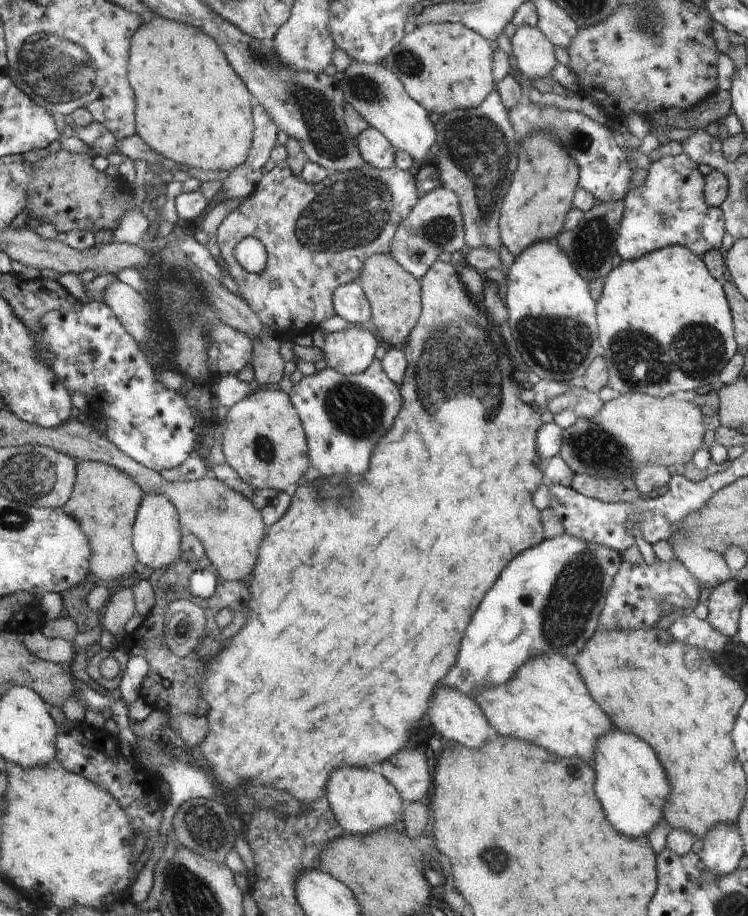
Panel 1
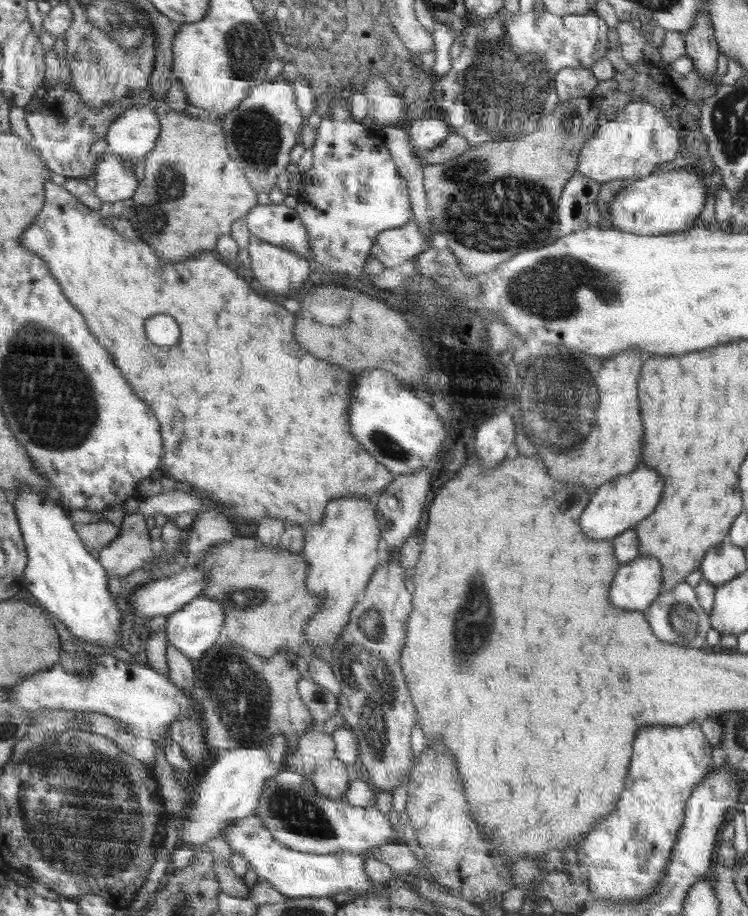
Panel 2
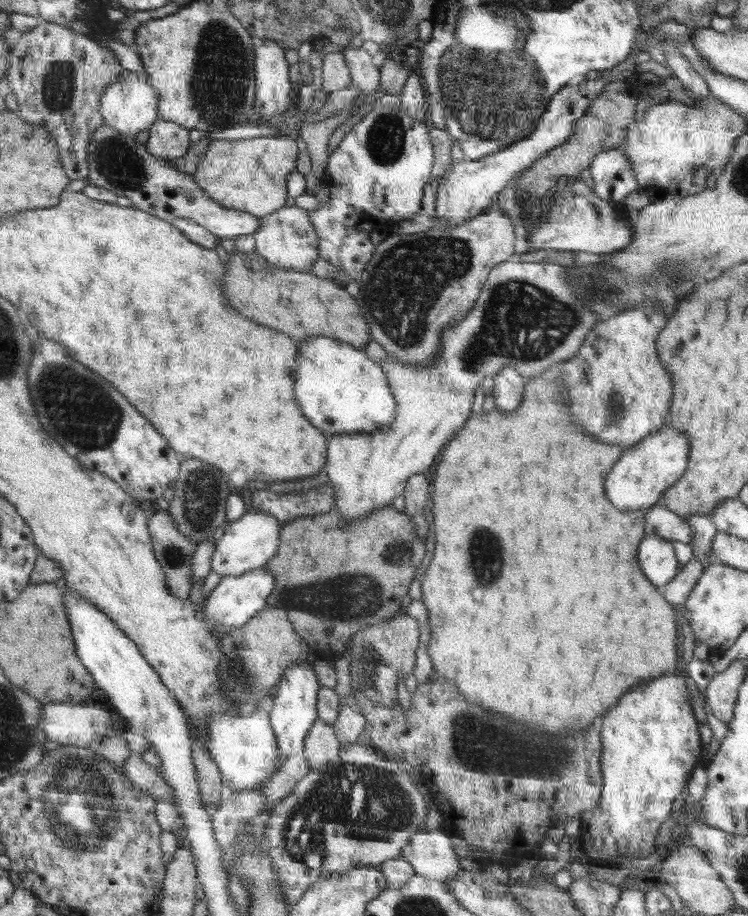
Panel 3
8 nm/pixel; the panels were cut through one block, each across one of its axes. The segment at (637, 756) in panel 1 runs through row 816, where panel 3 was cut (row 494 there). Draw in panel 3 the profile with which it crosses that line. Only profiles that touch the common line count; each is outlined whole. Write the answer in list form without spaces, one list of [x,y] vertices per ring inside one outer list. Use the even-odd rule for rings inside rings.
[[[670,422],[662,426],[656,434],[642,438],[642,442],[630,447],[614,466],[610,482],[606,482],[606,494],[614,498],[614,506],[620,510],[649,509],[657,505],[666,490],[684,474],[688,467],[688,436],[676,428],[670,428]]]

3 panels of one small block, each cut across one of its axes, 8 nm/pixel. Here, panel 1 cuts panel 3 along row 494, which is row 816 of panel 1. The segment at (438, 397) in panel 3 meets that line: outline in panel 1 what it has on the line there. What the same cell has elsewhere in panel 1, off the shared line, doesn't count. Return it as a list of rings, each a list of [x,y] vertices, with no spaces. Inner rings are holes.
[[[346,767],[334,770],[326,787],[326,796],[338,824],[348,834],[366,836],[382,828],[392,828],[392,824],[402,818],[401,794],[375,768]]]

